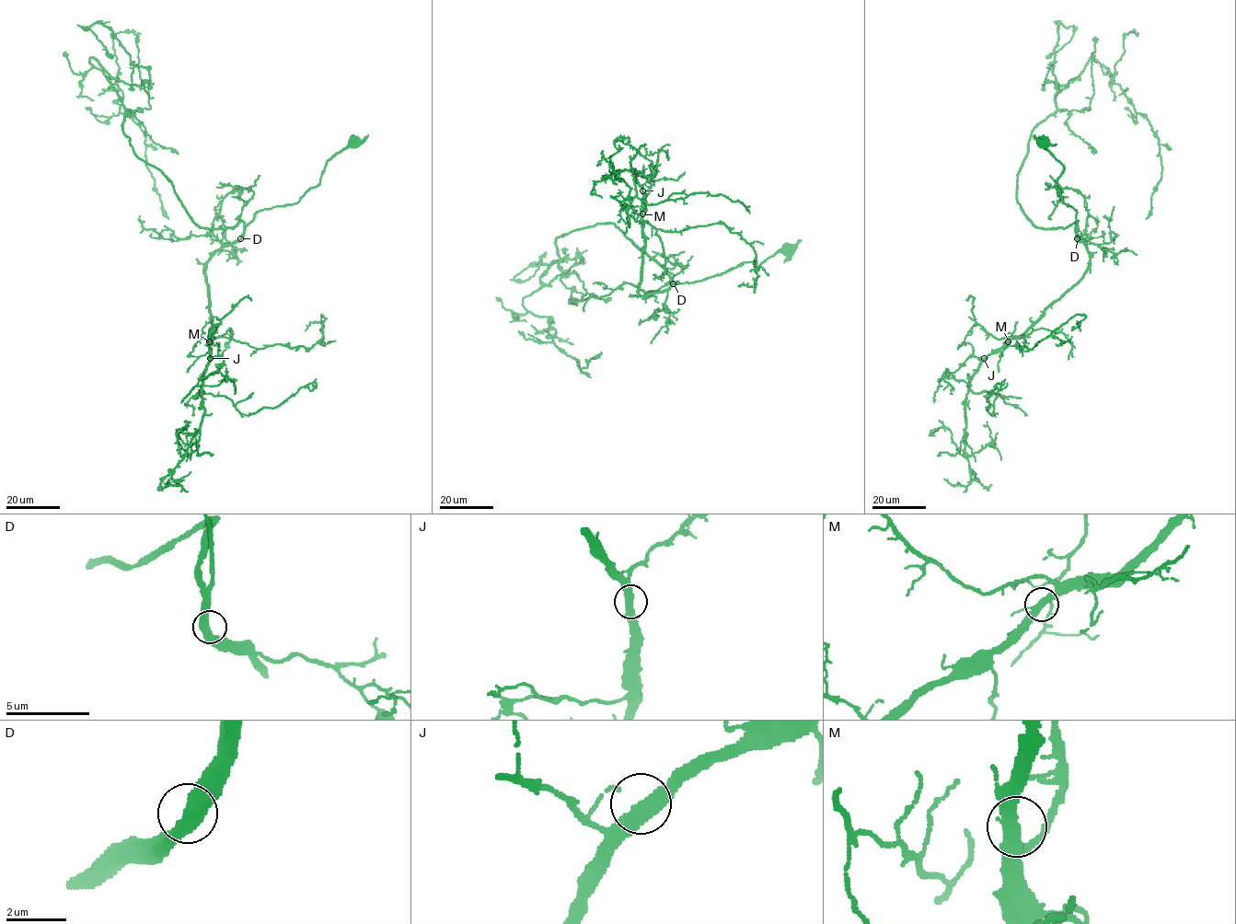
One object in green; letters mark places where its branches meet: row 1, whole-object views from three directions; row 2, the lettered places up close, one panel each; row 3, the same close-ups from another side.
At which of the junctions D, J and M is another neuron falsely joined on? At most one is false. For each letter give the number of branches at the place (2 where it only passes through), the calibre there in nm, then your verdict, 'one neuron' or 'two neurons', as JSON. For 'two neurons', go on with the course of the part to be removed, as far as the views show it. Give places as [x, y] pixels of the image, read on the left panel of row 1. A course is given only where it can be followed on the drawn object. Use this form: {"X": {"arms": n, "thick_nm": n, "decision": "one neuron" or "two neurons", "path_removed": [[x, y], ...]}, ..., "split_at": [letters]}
{"D": {"arms": 2, "thick_nm": 480, "decision": "one neuron"}, "J": {"arms": 2, "thick_nm": 480, "decision": "one neuron"}, "M": {"arms": 2, "thick_nm": 440, "decision": "one neuron"}, "split_at": []}

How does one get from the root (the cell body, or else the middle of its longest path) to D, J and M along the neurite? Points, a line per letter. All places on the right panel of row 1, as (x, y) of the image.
D: (1042, 143), (1063, 166), (1056, 189), (1062, 201), (1077, 212), (1077, 238)
J: (1042, 143), (1063, 166), (1056, 189), (1077, 212), (1077, 238), (1089, 253), (1089, 269), (1026, 330), (984, 358)
M: (1042, 143), (1063, 166), (1056, 189), (1077, 212), (1077, 238), (1086, 247), (1090, 266), (1026, 330), (1008, 341)

